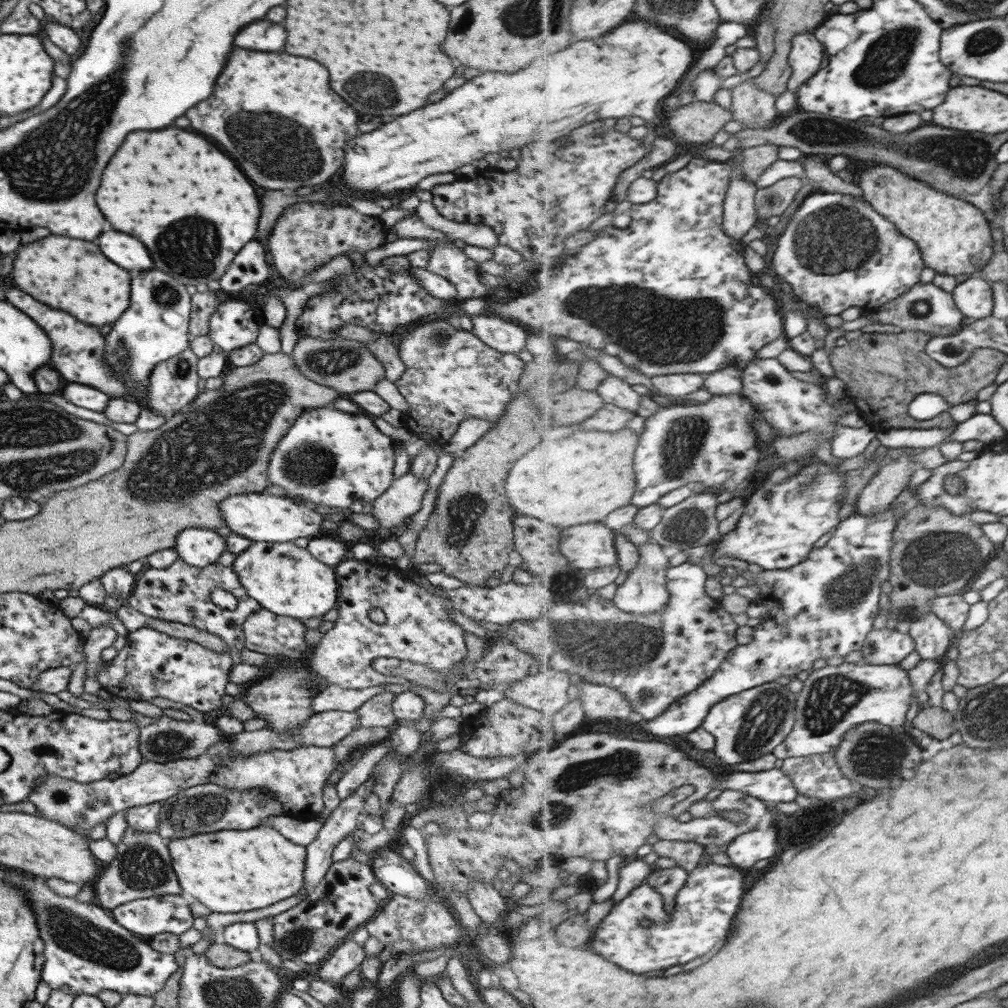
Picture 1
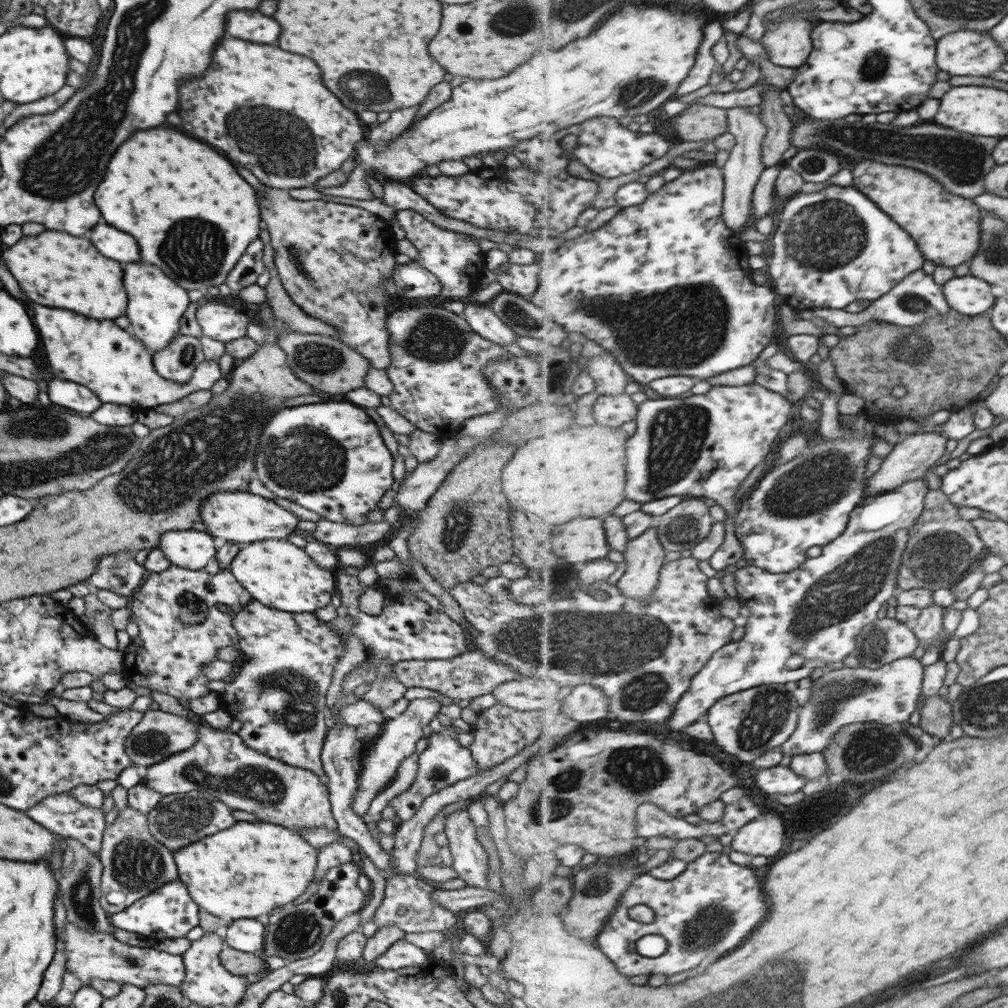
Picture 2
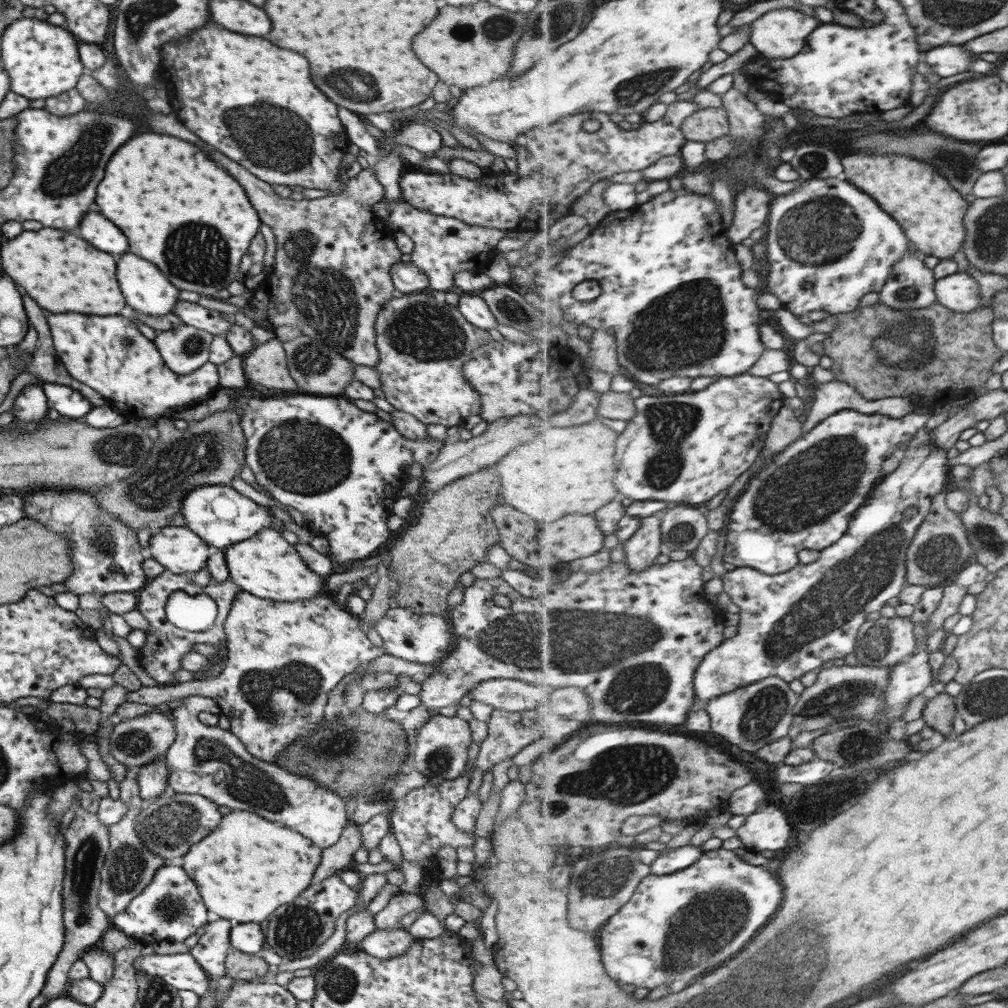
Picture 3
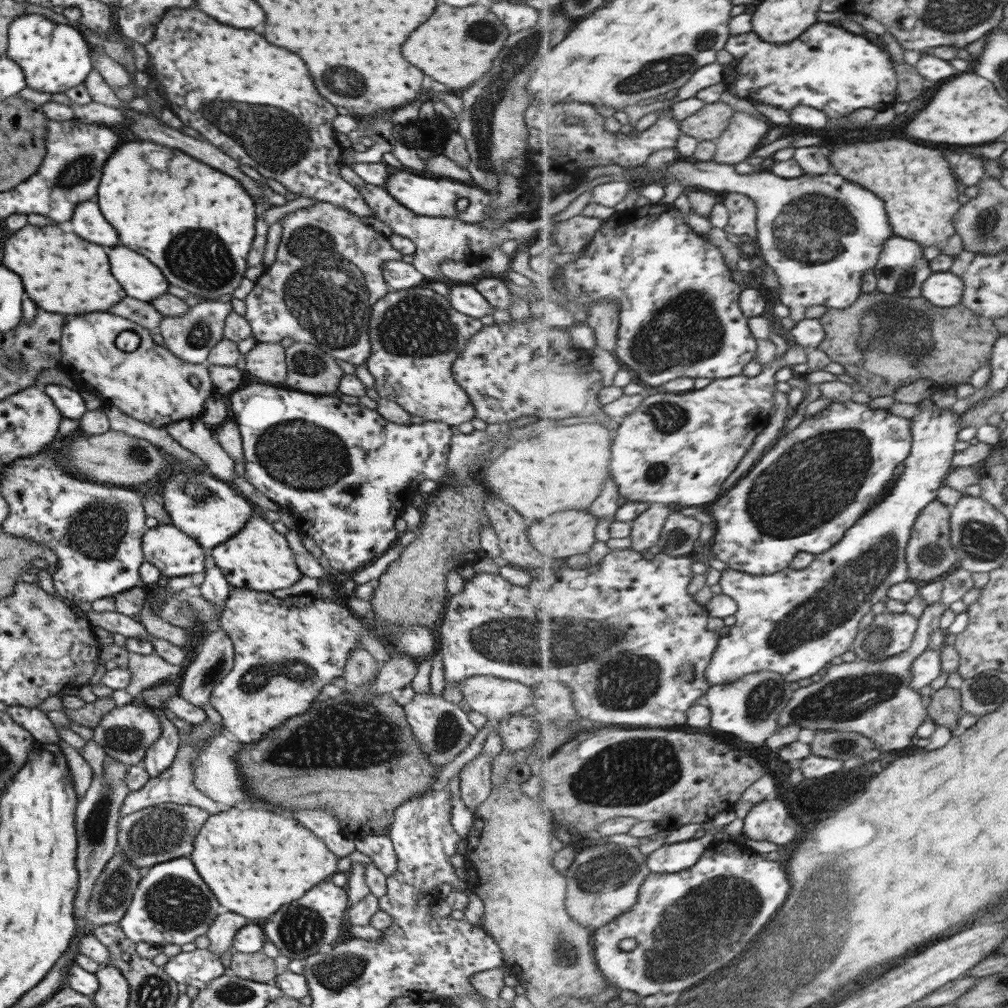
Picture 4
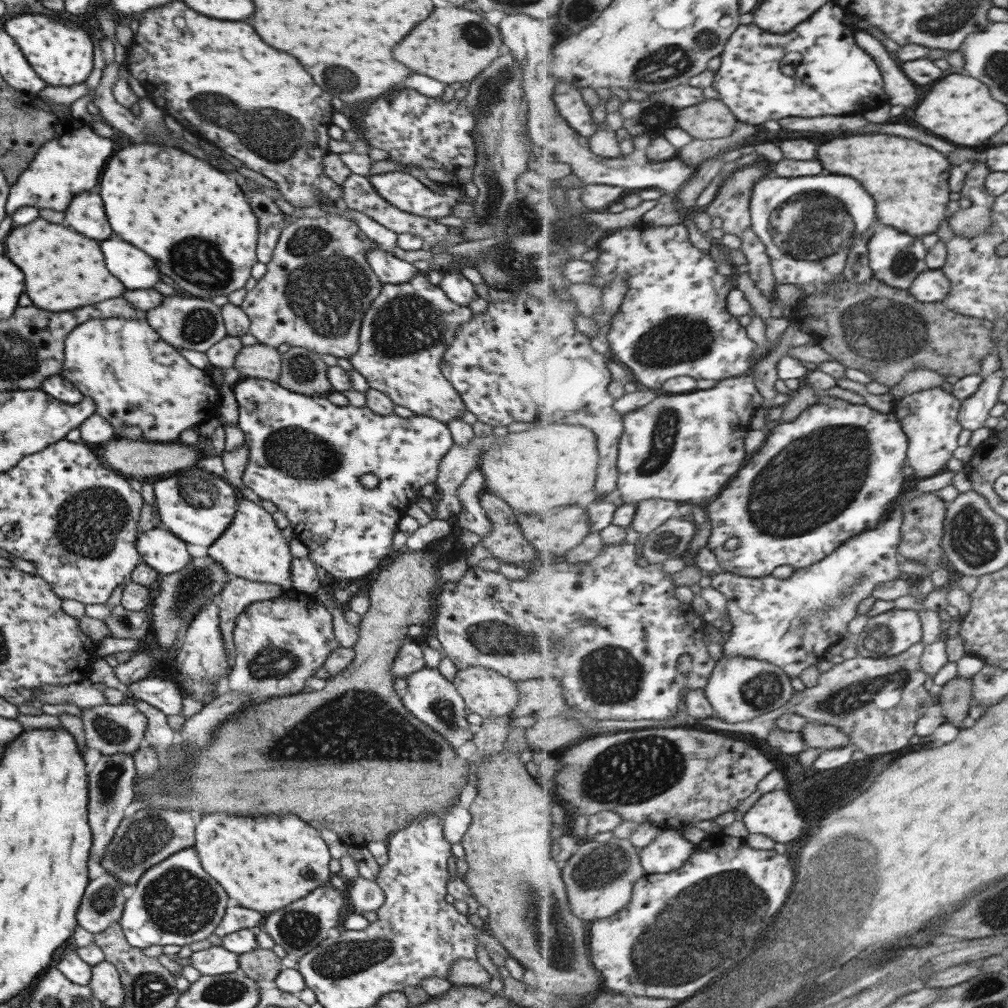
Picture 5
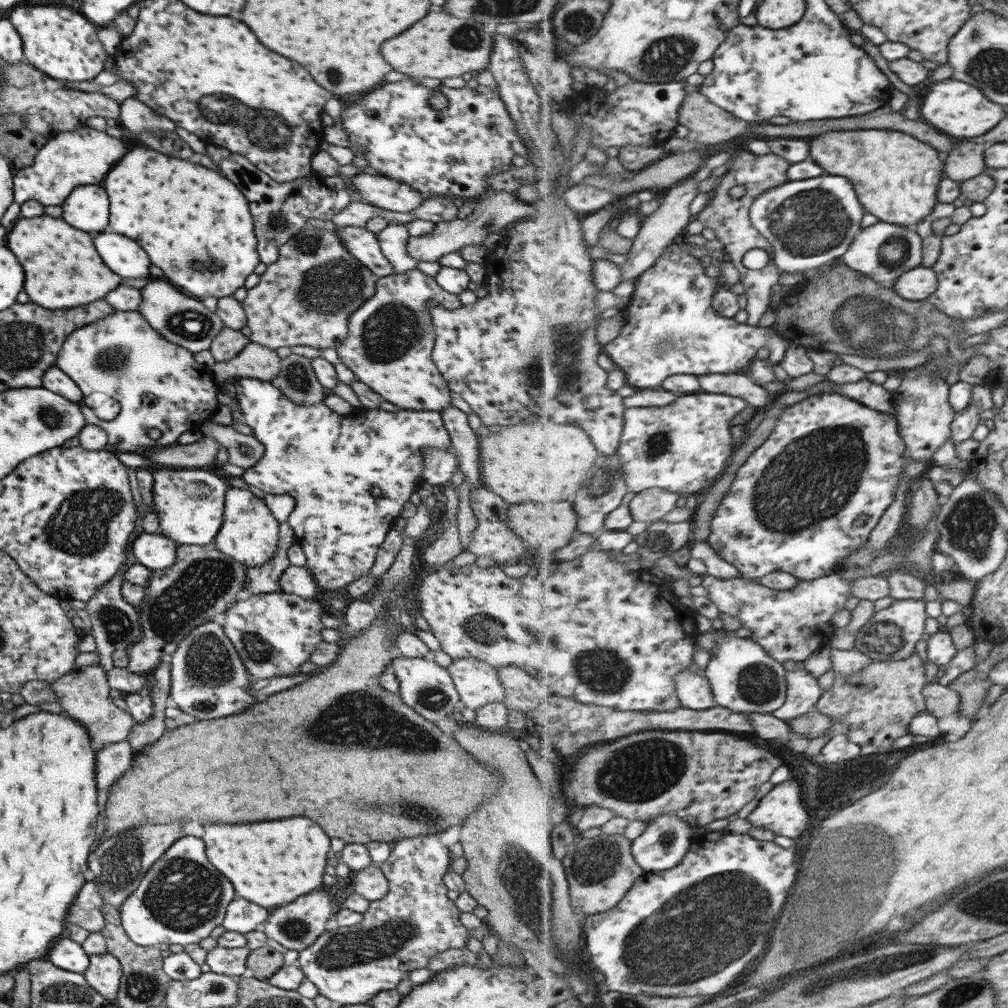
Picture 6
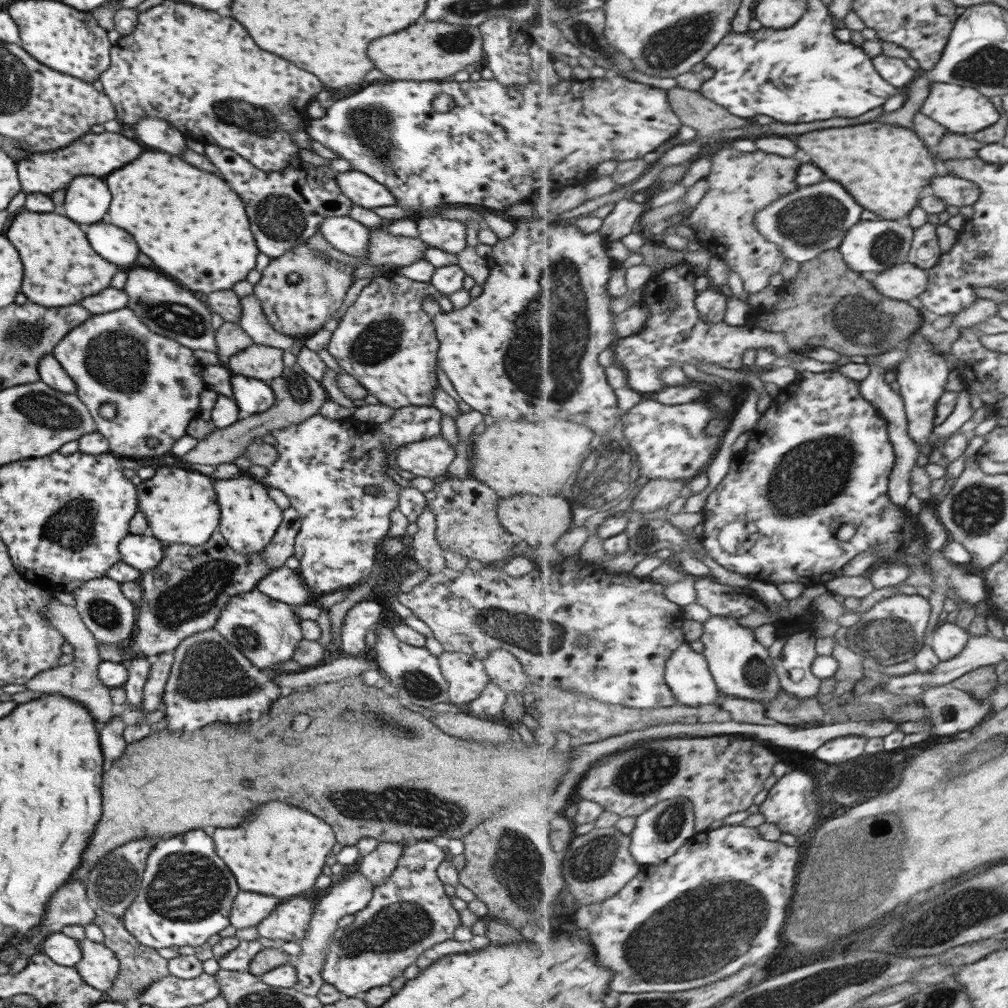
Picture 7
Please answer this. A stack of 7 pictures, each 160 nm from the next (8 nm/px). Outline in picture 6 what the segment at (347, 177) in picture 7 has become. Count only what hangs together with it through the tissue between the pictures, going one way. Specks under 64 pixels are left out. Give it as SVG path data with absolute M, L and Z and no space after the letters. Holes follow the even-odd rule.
M370 171L349 178L353 189L359 193L360 201L388 212L407 213L421 204L422 197L409 185L374 176Z

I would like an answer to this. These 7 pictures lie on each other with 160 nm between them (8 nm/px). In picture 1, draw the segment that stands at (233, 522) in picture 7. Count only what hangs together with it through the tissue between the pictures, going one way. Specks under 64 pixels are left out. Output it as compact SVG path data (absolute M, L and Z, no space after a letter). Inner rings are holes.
M292 541L252 542L245 550L235 555L231 567L247 596L253 598L259 604L260 609L267 610L275 616L293 619L323 617L323 614L337 606L338 586L333 567L321 561L317 562L306 548L293 545Z

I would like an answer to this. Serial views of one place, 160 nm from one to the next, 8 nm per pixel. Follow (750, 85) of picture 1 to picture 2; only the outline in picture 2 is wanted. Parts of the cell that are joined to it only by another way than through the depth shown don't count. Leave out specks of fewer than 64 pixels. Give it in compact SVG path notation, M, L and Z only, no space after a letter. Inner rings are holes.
M737 106L728 109L728 132L735 135L736 146L730 151L730 158L722 168L724 172L724 219L729 228L742 232L744 224L753 216L753 195L755 188L765 172L762 144L769 132L761 121L760 114L751 114L750 106Z

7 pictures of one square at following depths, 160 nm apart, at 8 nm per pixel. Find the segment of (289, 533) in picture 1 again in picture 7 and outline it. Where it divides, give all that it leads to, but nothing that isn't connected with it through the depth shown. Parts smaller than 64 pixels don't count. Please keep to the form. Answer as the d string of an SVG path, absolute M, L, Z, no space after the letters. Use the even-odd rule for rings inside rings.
M157 468L155 476L135 486L137 510L144 516L150 536L163 544L199 546L209 540L218 528L219 507L213 490L213 479L197 471L181 468Z

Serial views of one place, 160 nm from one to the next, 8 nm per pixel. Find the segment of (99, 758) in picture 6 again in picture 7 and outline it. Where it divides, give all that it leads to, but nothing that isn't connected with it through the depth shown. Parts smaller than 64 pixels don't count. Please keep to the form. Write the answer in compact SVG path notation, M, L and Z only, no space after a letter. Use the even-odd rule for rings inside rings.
M123 704L123 706L118 707L116 715L113 715L112 719L107 721L105 726L101 728L101 732L98 733L98 744L100 745L103 771L107 770L109 765L119 758L119 755L125 748L126 743L122 738L125 725L121 721L121 717L119 717L119 710L122 710L126 705L131 710L136 710L131 704Z

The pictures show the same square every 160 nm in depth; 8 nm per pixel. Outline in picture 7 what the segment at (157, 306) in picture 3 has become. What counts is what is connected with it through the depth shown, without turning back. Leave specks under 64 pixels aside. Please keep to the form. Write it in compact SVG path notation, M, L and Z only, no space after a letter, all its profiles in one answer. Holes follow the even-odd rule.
M95 222L85 232L91 248L105 260L119 266L119 270L127 270L137 265L137 246L133 238L113 224Z

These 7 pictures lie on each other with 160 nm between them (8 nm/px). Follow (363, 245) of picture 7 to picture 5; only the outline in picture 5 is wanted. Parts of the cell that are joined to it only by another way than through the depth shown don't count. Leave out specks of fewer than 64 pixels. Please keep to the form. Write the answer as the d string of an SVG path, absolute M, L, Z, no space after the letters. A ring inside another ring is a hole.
M367 250L365 259L381 283L401 284L419 272L411 263L381 250Z

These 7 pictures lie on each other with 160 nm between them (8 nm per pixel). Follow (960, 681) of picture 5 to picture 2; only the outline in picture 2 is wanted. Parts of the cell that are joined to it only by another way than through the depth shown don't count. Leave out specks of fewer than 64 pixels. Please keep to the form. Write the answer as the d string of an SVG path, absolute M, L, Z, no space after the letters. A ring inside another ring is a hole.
M939 695L926 699L921 709L919 726L932 737L950 739L951 726L954 720L954 705L948 699L943 700Z

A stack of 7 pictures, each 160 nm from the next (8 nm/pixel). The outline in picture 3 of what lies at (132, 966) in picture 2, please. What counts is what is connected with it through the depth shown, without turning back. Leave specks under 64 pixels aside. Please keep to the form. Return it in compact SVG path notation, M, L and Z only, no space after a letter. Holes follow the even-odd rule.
M188 951L139 956L135 957L132 965L135 972L153 975L177 990L191 990L198 997L207 992L210 984L208 974Z

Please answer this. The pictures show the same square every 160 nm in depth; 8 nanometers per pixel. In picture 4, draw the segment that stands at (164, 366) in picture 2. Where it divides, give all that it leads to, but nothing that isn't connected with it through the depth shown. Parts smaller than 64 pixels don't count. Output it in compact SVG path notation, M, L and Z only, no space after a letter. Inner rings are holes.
M199 299L197 304L190 306L181 316L163 317L156 331L161 335L166 349L178 359L191 364L205 364L209 349L223 337L224 320L231 311L229 302Z

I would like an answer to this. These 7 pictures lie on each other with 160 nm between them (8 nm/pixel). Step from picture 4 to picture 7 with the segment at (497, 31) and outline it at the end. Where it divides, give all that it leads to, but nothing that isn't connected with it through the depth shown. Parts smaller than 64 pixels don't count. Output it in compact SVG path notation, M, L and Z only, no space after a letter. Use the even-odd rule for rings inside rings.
M423 20L423 24L411 24L401 32L371 40L365 50L367 58L373 62L373 68L383 72L391 80L441 81L451 79L452 74L469 64L478 66L482 38L478 26Z

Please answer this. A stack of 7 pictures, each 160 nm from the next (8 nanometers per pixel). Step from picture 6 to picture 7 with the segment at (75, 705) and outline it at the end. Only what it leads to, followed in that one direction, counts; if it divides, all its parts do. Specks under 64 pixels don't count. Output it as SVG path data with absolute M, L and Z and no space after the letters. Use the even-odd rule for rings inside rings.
M53 598L49 600L43 616L57 629L65 642L72 646L73 660L65 666L47 670L42 672L41 675L31 677L27 682L24 682L25 688L33 692L39 692L41 695L61 695L81 703L82 707L85 707L86 711L89 711L89 714L93 717L96 732L99 733L105 723L110 721L113 715L116 715L117 707L111 702L109 688L101 684L97 677L97 666L103 662L97 652L97 642L91 632L83 625L75 608L65 606L59 600Z

